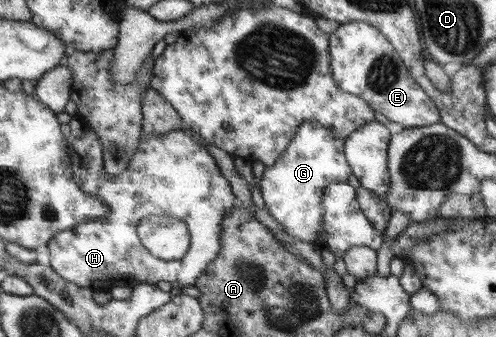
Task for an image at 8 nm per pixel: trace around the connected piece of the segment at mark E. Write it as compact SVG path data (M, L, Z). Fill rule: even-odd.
M362 21L339 24L329 35L329 40L332 78L345 93L361 97L369 107L385 115L389 122L403 128L429 127L441 121L440 109L413 80L400 52L378 28Z

